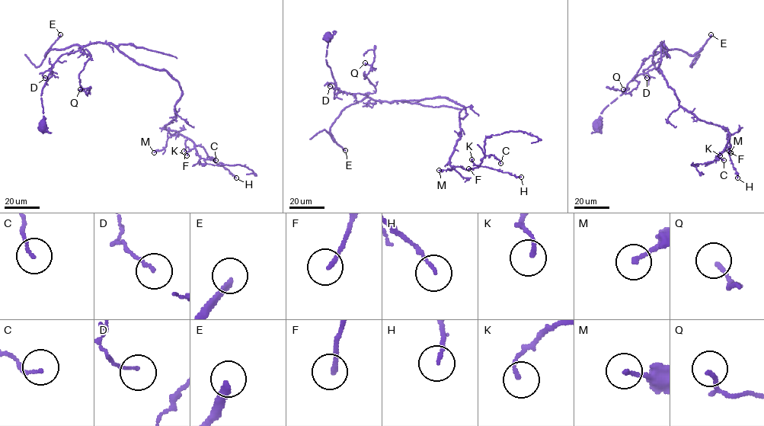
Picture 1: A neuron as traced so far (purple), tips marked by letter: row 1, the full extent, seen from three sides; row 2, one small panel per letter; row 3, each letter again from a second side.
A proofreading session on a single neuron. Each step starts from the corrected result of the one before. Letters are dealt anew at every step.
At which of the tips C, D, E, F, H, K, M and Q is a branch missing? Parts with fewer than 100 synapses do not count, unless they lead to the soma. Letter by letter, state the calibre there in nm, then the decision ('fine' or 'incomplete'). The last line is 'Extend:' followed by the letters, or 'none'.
C: 140 nm | fine
D: 110 nm | fine
E: 240 nm | incomplete
F: 170 nm | fine
H: 130 nm | fine
K: 160 nm | fine
M: 160 nm | fine
Q: 110 nm | fine
Extend: E

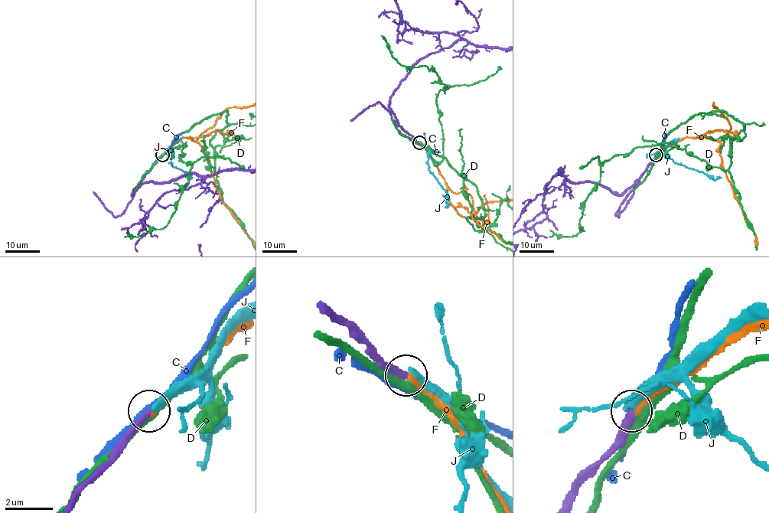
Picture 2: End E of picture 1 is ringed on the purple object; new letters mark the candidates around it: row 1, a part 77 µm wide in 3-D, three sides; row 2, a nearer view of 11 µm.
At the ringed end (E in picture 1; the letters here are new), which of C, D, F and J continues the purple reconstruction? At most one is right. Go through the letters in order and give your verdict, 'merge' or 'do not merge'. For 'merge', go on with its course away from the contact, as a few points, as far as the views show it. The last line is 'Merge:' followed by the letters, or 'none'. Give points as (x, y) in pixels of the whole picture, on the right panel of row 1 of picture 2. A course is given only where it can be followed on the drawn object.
C: do not merge
D: do not merge
F: merge
J: do not merge
Merge: F

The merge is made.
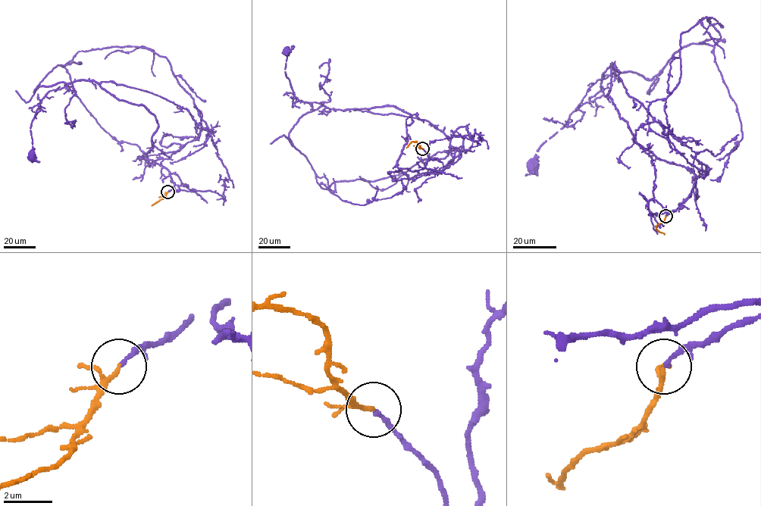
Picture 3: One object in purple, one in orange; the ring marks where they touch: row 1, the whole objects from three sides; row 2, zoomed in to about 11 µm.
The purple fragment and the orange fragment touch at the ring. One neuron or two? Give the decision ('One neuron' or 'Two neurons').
One neuron

